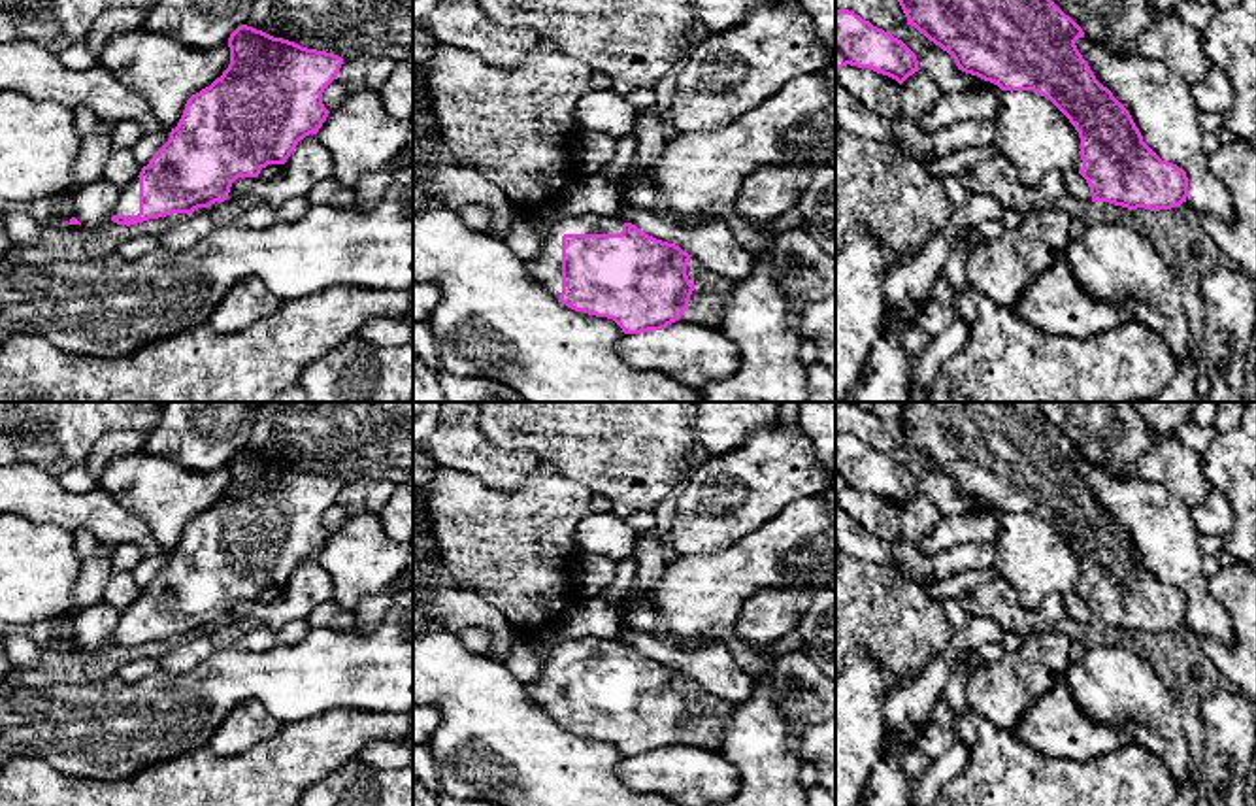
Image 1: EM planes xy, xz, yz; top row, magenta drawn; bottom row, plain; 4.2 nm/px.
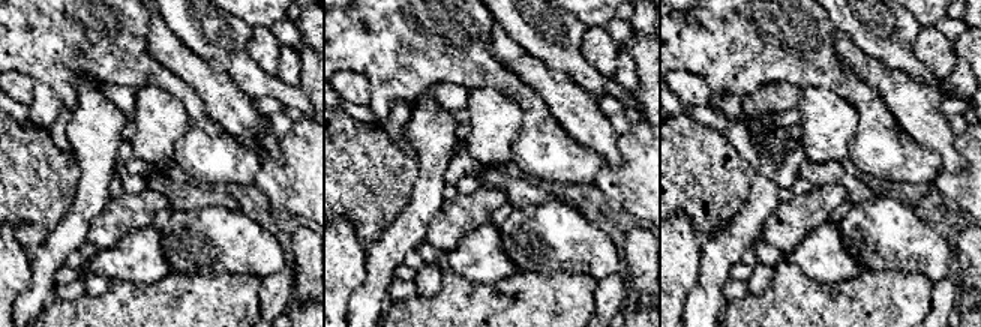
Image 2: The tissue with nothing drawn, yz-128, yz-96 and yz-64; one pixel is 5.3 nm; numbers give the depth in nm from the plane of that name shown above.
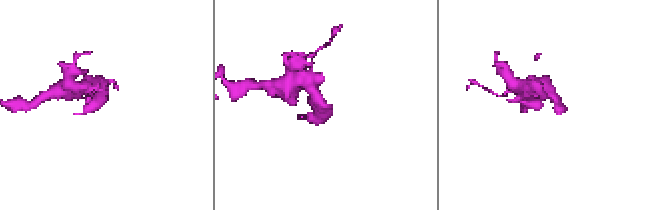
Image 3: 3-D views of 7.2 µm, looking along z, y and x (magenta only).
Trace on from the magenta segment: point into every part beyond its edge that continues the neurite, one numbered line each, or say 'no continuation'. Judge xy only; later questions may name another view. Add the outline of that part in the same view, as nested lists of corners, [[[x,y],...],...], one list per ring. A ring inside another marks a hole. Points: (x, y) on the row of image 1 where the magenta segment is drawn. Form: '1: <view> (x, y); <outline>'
1: xy (129, 197); [[[134,177],[126,187],[119,191],[119,198],[113,206],[113,215],[138,213],[140,213],[140,177]]]

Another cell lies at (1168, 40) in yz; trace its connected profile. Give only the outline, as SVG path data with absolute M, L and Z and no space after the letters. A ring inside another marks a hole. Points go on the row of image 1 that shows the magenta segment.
M1154 9L1152 23L1141 34L1116 42L1116 55L1156 60L1188 85L1205 79L1213 68L1201 47L1201 30L1188 26L1175 11Z

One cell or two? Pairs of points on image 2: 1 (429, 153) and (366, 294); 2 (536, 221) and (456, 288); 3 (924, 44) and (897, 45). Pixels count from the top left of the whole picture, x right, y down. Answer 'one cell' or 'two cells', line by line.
1: one cell
2: two cells
3: two cells

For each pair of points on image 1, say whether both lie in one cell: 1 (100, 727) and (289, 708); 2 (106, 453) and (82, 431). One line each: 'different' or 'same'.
1: same
2: different

